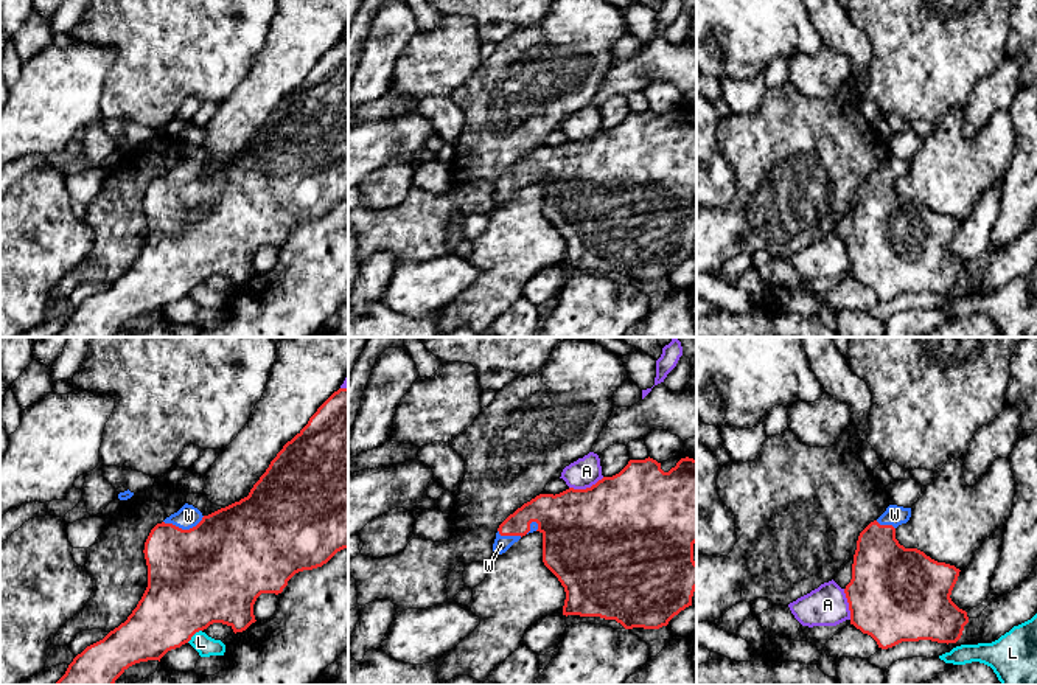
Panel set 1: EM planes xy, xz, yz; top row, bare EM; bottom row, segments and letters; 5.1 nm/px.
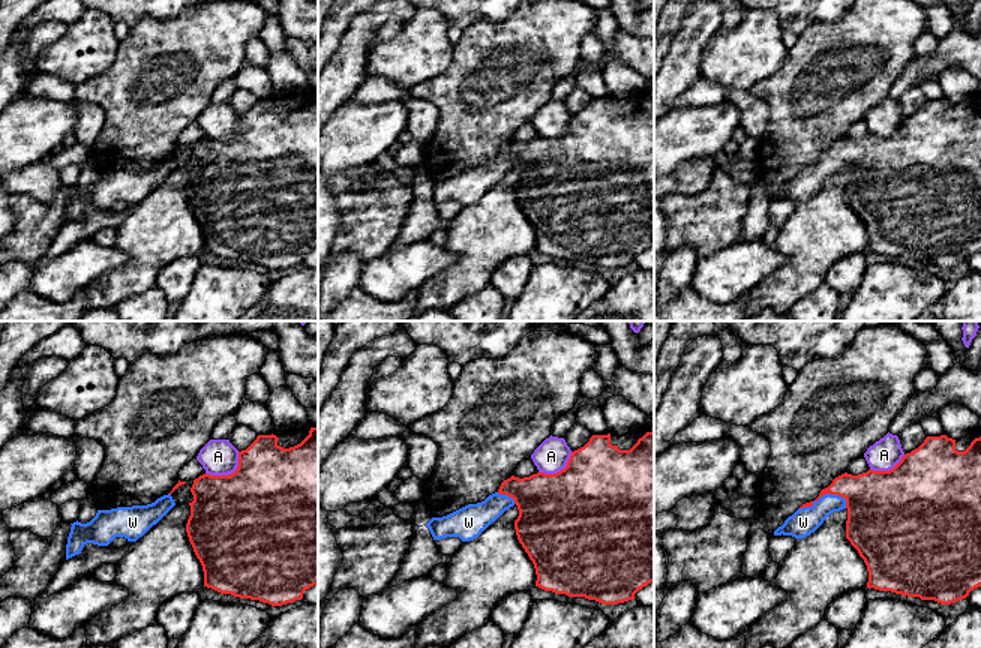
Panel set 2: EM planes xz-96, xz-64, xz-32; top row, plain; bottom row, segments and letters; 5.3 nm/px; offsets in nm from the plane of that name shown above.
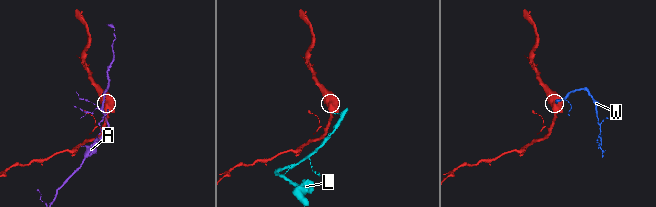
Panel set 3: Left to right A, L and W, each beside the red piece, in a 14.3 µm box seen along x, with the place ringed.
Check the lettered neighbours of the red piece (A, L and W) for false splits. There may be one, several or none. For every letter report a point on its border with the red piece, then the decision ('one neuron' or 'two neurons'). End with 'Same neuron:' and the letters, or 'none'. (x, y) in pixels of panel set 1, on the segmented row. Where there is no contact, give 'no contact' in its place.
A: contact xz (586, 488); two neurons
L: contact xy (193, 634); two neurons
W: contact xy (184, 530); one neuron
Same neuron: W

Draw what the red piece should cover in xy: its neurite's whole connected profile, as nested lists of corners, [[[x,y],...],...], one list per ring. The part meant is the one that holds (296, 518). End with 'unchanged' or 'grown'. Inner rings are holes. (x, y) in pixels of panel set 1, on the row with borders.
[[[339,388],[317,409],[308,424],[288,441],[271,461],[269,468],[253,485],[247,497],[208,516],[204,516],[193,505],[185,503],[177,513],[171,514],[151,530],[143,550],[148,565],[148,587],[137,607],[124,623],[110,631],[103,640],[87,646],[78,654],[56,685],[113,685],[129,666],[148,660],[160,662],[168,651],[188,643],[196,632],[207,629],[213,623],[227,624],[235,634],[243,632],[257,621],[253,604],[261,593],[281,593],[295,573],[322,567],[344,548],[348,548],[348,388]]]; grown

